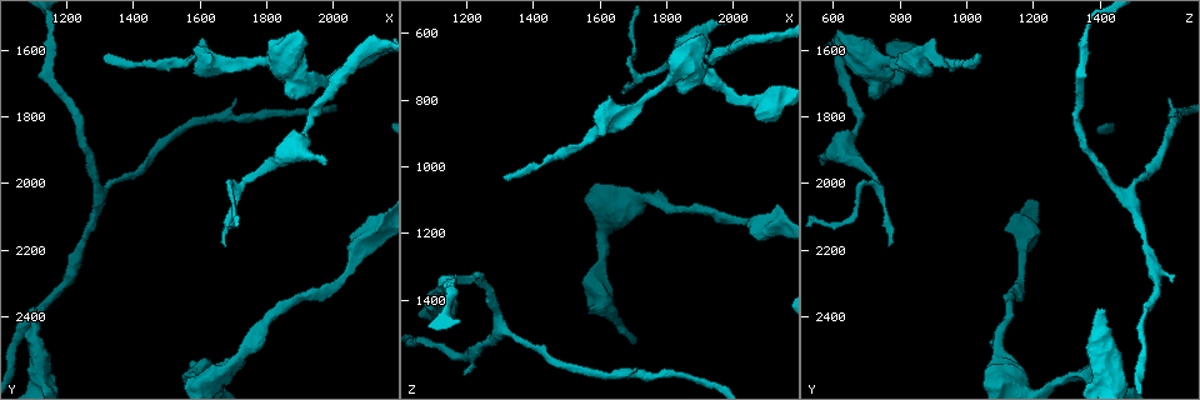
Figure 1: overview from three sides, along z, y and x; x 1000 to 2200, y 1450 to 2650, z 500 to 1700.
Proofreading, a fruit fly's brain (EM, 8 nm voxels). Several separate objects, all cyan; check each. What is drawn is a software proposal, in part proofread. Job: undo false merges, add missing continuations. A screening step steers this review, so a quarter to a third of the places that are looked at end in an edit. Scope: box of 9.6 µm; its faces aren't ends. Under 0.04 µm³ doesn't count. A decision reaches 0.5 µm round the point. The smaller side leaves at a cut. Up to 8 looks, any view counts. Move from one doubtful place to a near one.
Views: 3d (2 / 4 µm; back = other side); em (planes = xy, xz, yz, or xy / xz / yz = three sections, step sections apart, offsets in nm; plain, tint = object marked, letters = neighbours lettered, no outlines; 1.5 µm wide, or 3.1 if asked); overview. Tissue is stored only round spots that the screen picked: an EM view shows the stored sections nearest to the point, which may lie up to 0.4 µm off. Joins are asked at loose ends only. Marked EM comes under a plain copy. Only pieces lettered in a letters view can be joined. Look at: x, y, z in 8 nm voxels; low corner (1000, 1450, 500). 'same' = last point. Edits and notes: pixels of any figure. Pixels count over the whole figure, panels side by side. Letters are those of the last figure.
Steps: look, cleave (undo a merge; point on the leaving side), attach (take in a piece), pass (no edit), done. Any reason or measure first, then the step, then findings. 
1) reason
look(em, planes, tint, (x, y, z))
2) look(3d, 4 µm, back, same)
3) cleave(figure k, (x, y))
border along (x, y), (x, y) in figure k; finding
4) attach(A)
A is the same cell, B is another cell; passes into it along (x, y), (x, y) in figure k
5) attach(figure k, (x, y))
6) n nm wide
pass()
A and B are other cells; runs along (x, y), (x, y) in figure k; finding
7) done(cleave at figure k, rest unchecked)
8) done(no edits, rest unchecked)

free end
look(em, yz, step 8, tint, (1890, 1540, 610))

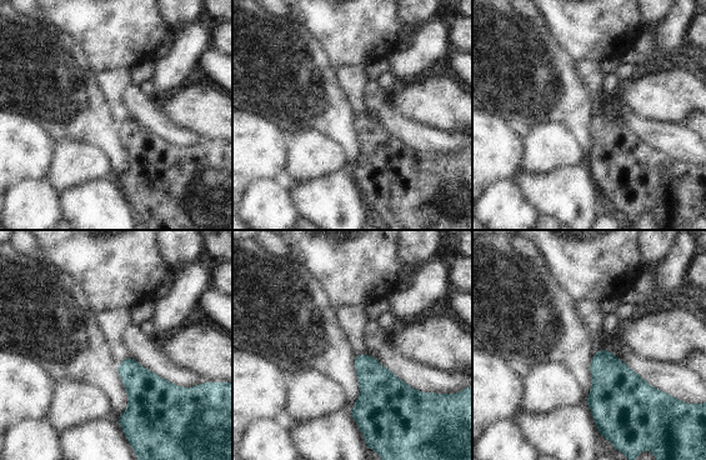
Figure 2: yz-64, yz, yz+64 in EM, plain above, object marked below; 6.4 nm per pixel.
cut it another way
look(em, planes, letters, same)

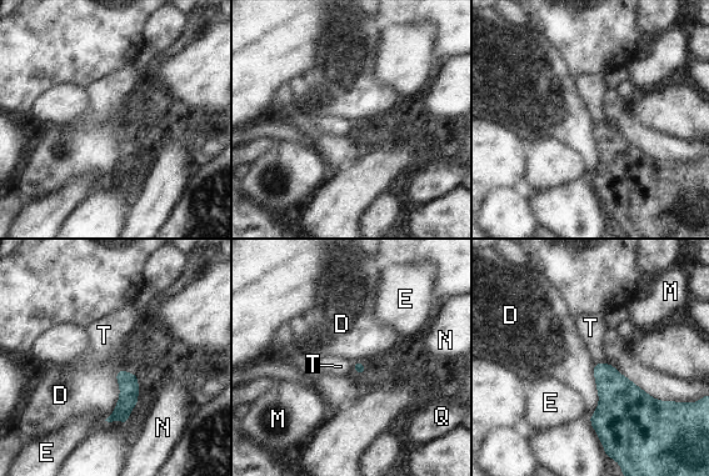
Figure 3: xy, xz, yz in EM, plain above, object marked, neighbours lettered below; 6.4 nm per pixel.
pass()
D, E, M, N, Q and T are other cells; border along (353, 361), (358, 375) in figure 3; no lettered piece goes on from it

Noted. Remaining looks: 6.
abrupt turn
look(em, planes, letters, (1720, 2000, 730))

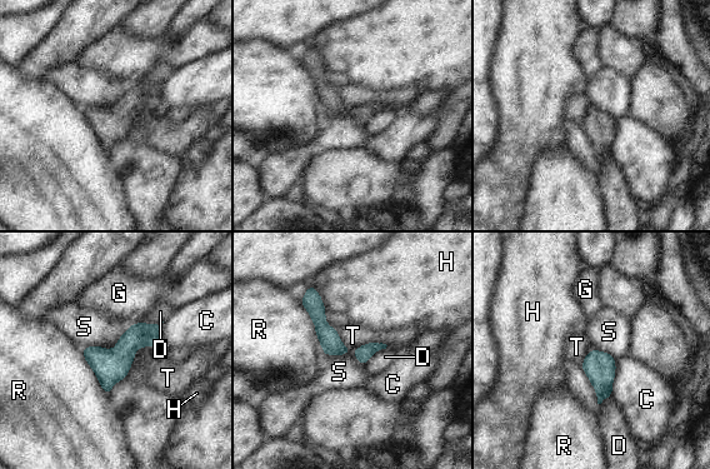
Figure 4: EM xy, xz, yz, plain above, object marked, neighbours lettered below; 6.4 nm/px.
pass()
C, D, G, H, R, S and T are other cells; runs along (310, 290), (341, 349), (379, 347) in figure 4; one neuron here

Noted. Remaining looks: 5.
branch stops here
look(3d, 2 µm, (1110, 2380, 1400))

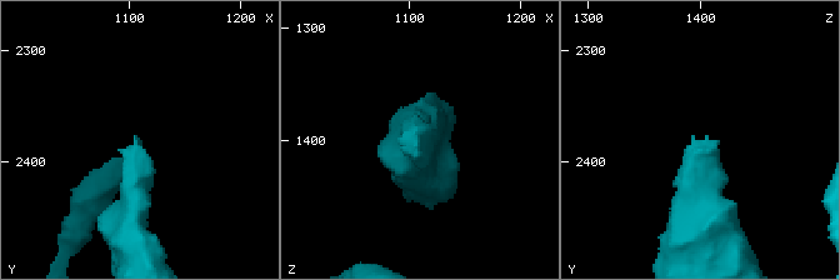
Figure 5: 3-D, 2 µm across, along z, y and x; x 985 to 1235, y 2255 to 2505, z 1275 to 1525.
now the EM
look(em, yz, step 4, tint, (1106, 2376, 1408))

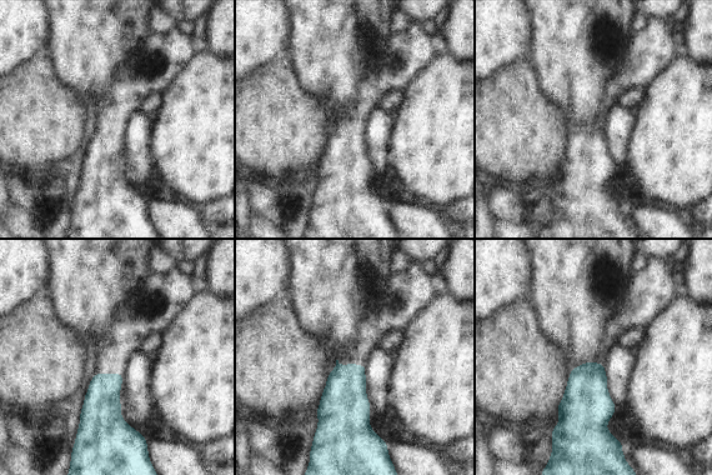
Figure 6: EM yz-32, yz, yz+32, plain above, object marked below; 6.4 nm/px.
look(em, xz, step 8, letters, same)

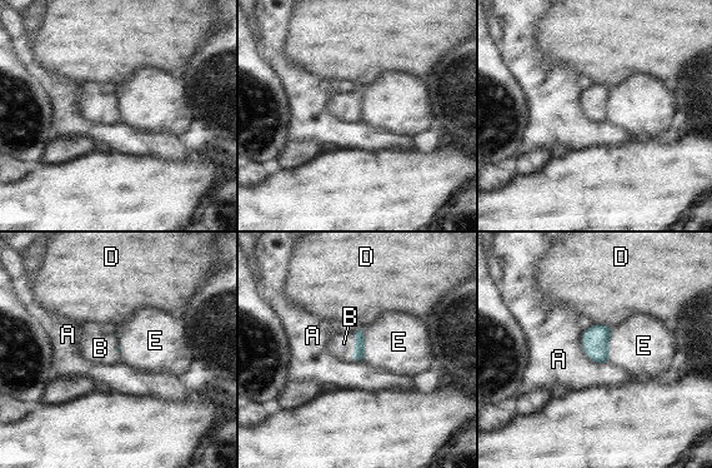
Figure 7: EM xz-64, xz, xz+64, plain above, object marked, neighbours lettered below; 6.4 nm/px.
attach(B)
B is the same cell, A, D and E are other cells; passes into it along (359, 352), (355, 347), (344, 343) in figure 7; it goes on there

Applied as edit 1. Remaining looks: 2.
done(attach at figure 7, rest unchecked)

